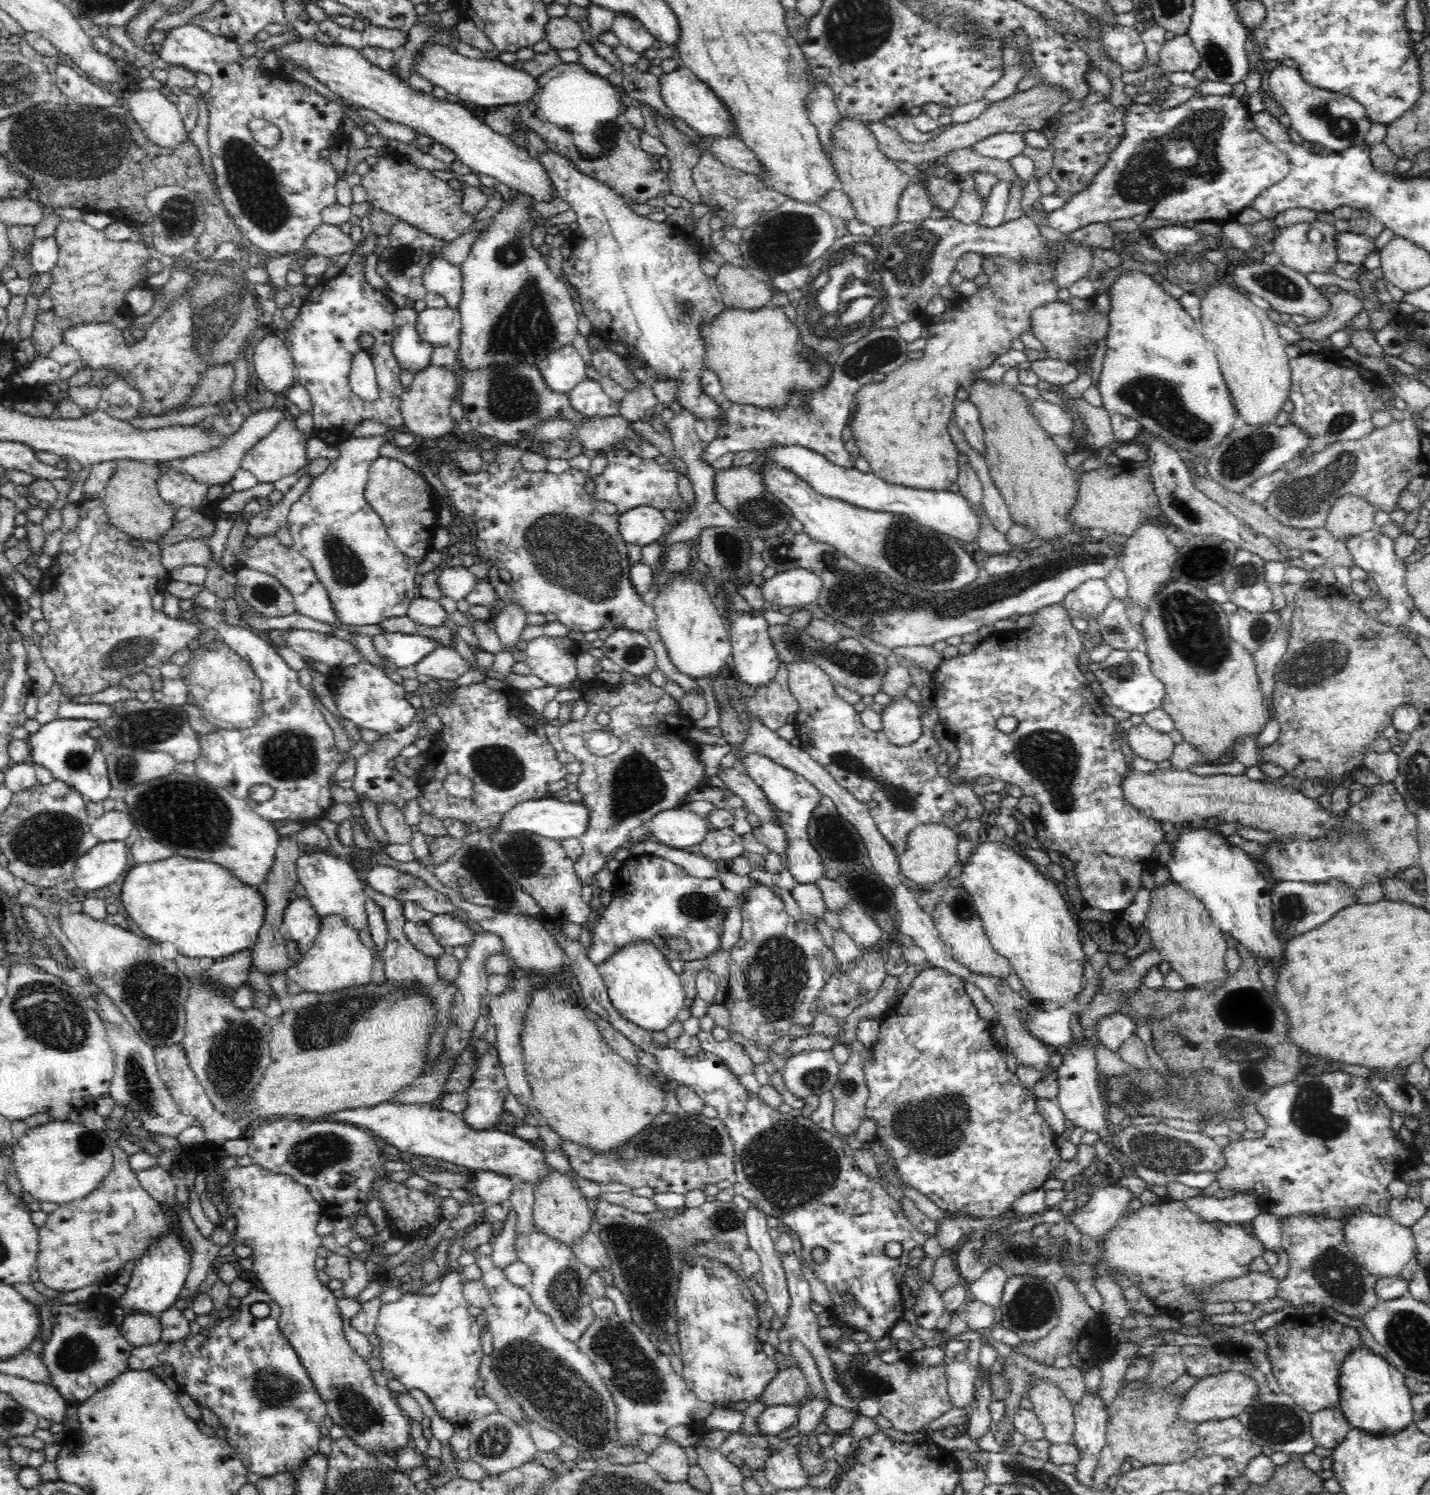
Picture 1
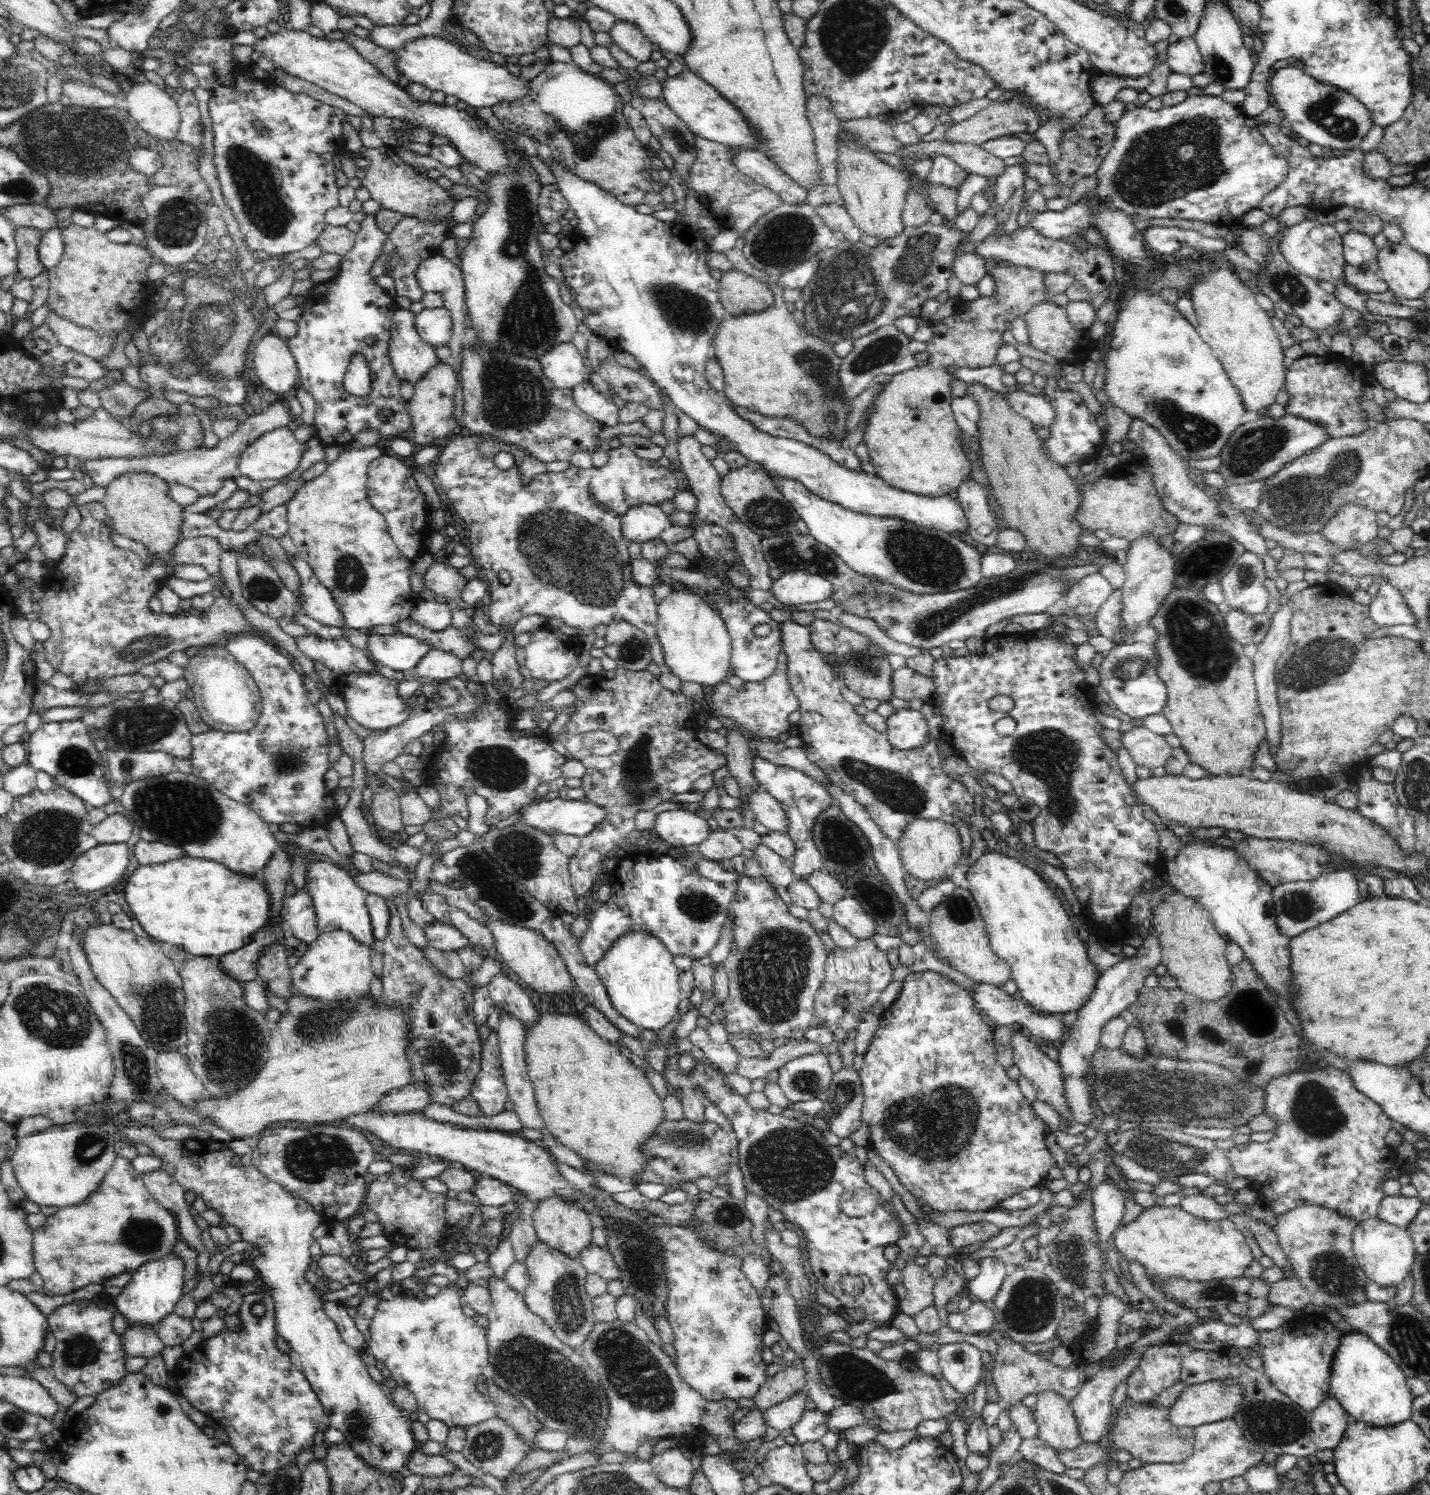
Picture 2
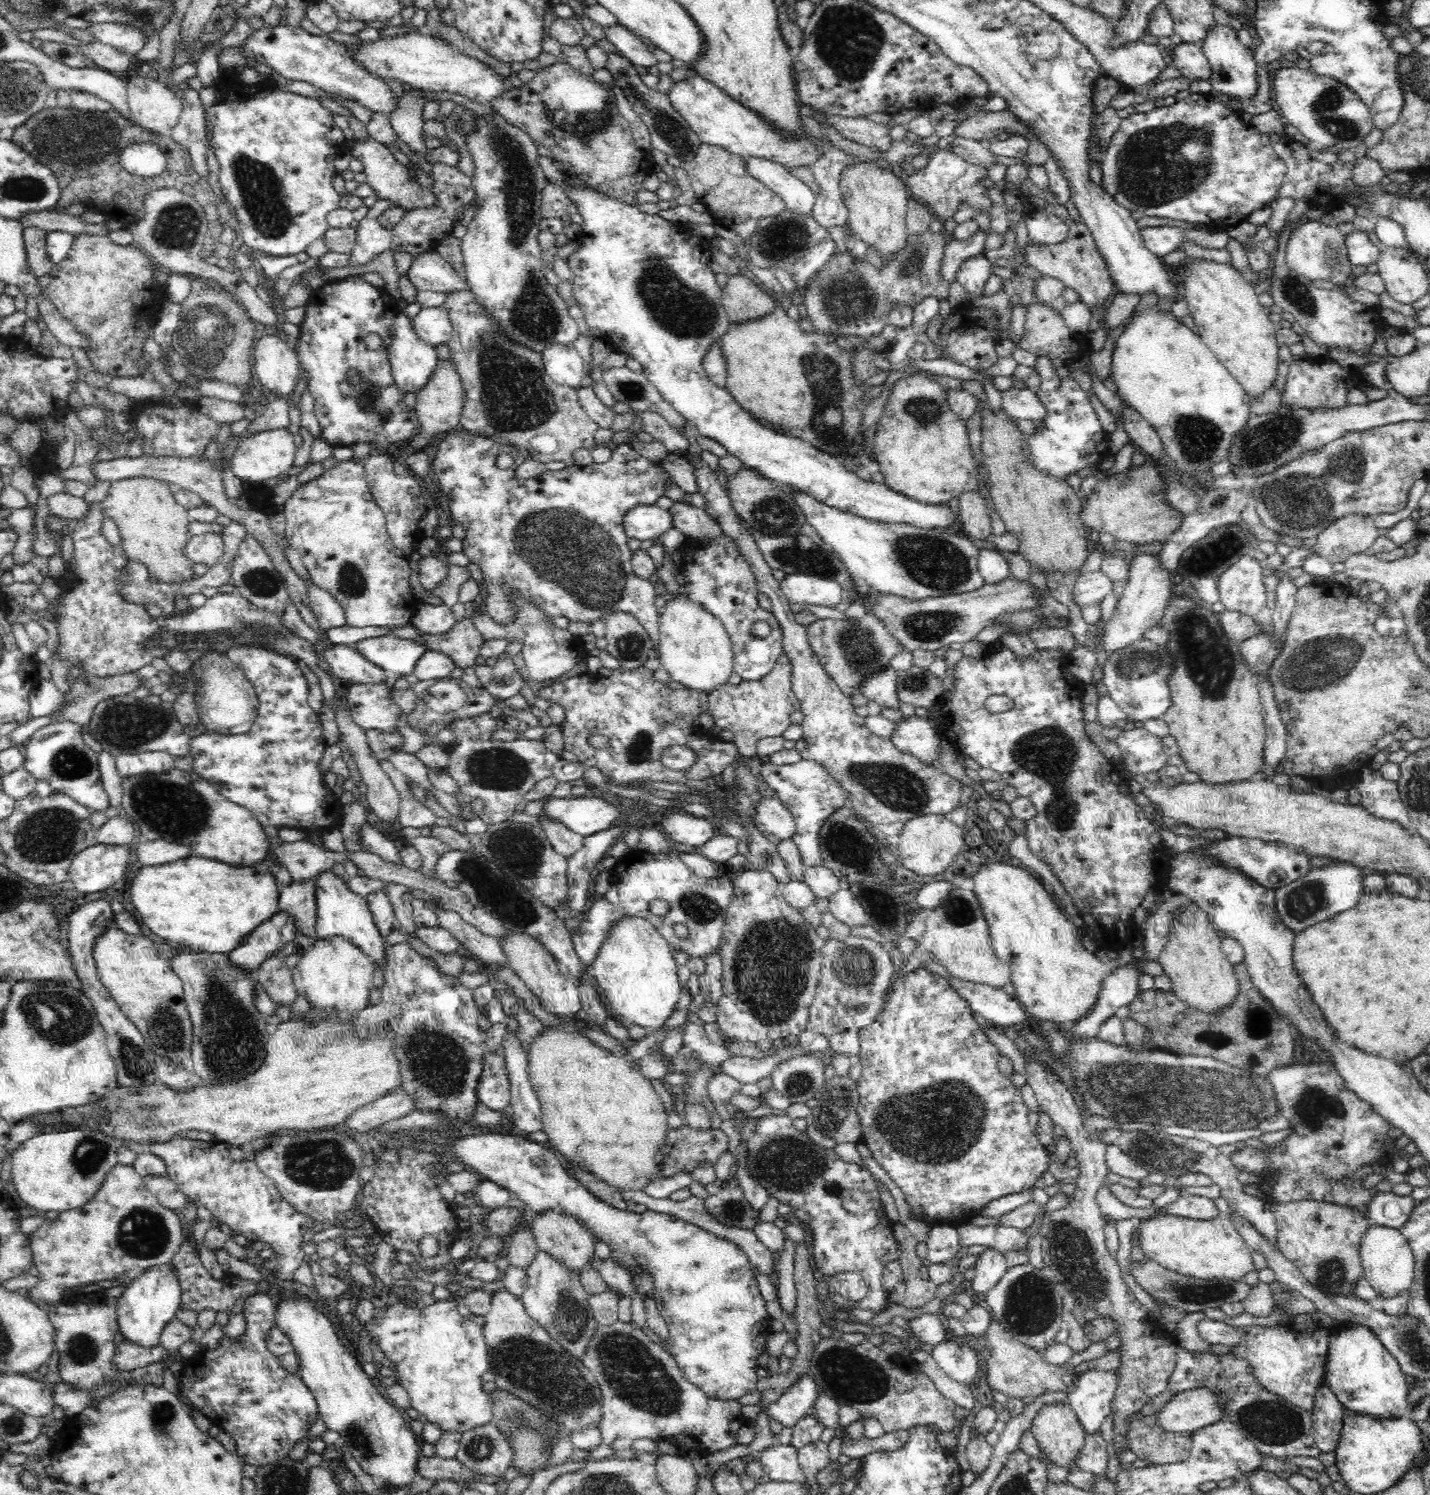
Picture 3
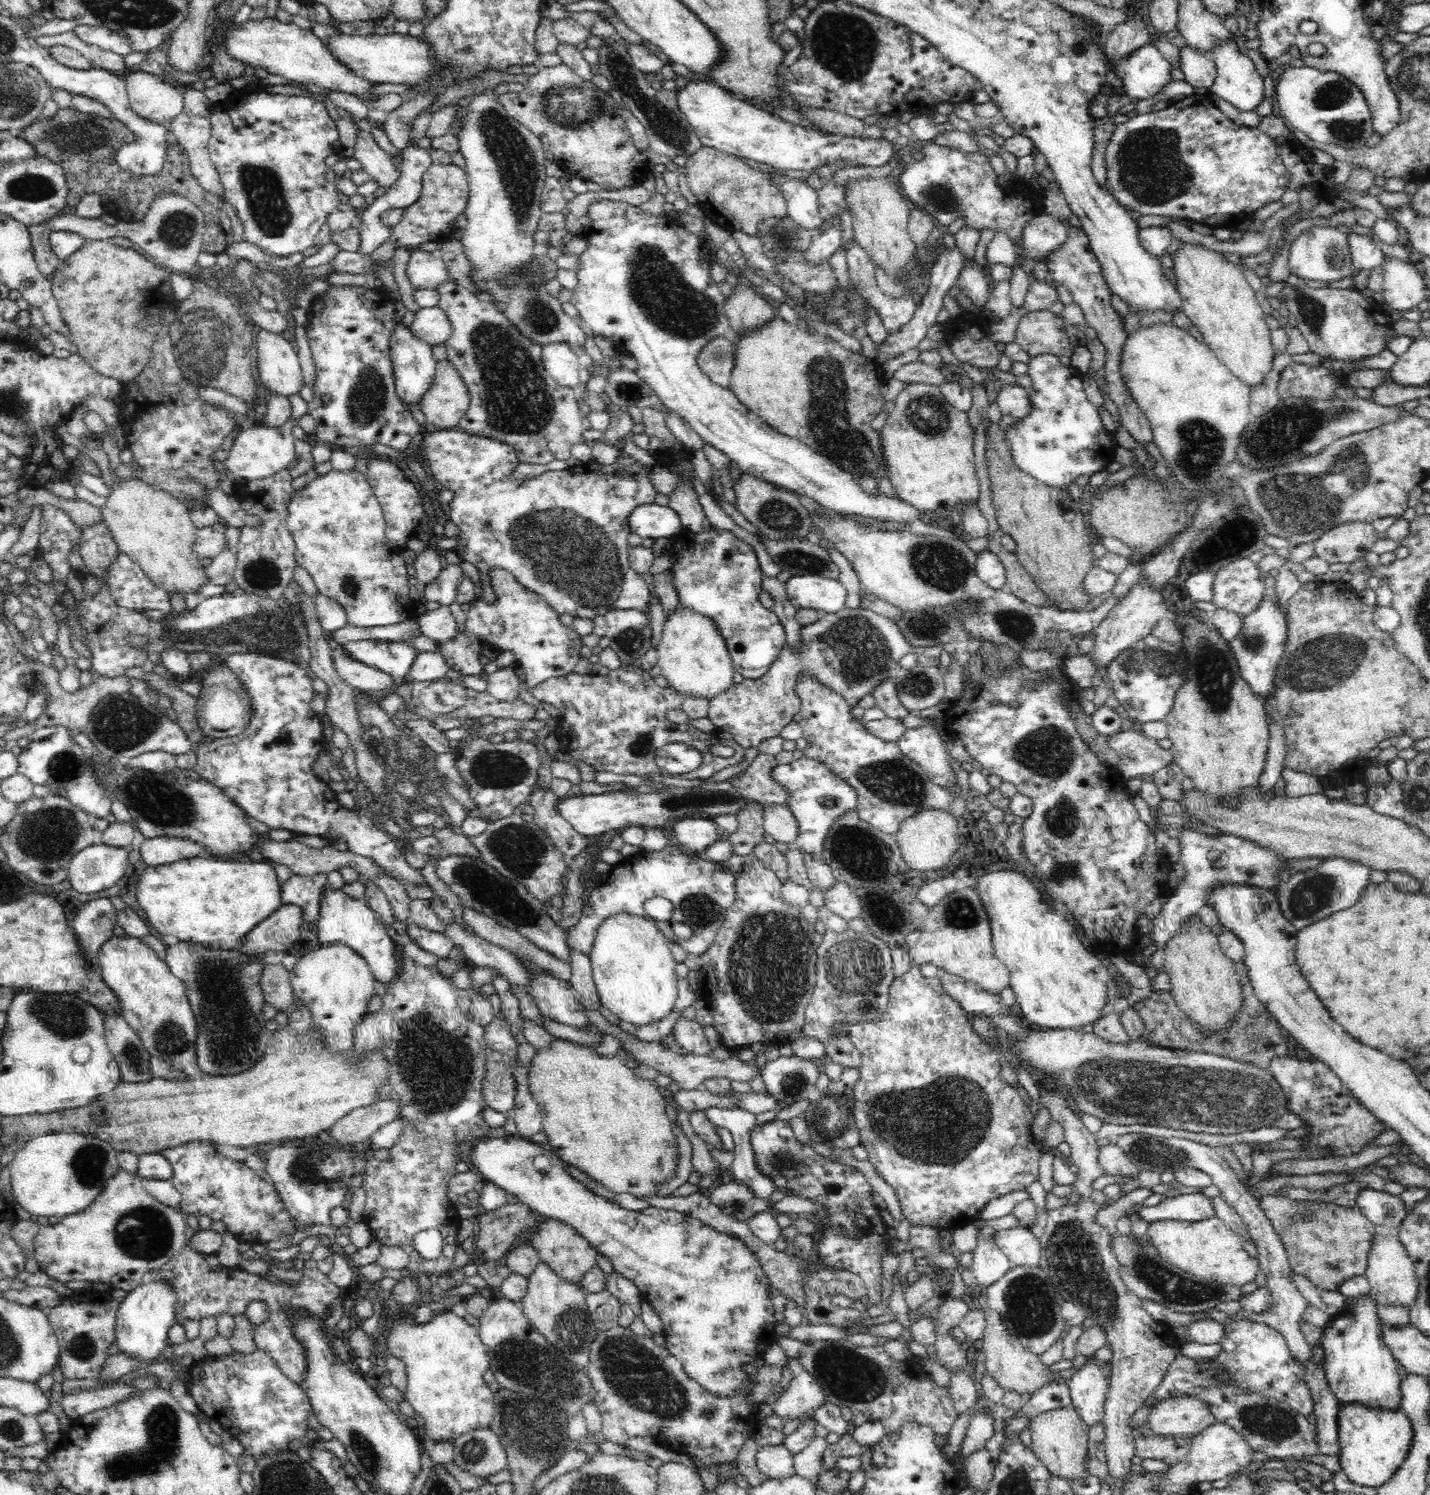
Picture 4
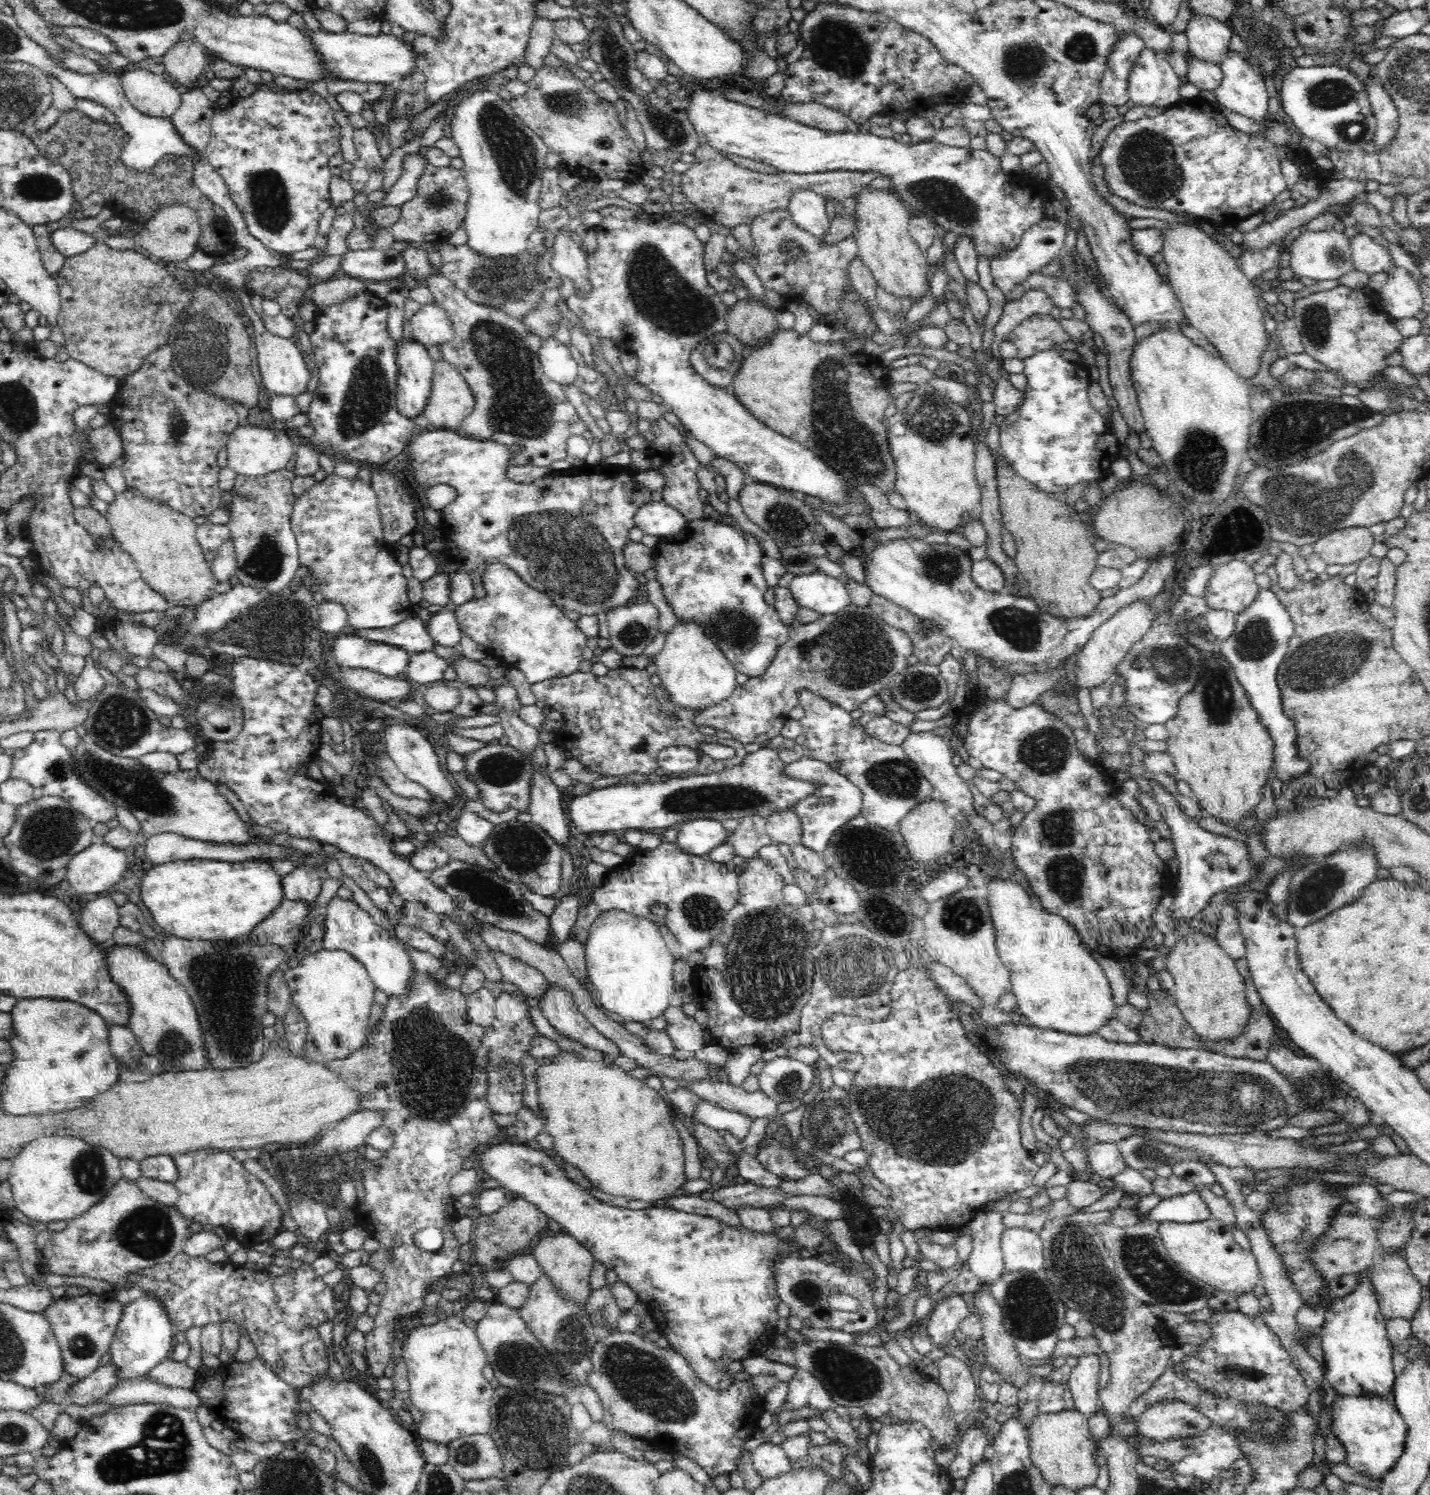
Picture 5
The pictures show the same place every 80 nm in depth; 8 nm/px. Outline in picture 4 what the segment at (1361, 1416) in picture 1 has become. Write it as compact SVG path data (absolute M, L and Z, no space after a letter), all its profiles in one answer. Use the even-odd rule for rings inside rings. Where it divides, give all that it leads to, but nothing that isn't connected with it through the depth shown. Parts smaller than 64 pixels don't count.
M1372 1296L1349 1298L1348 1306L1323 1328L1321 1343L1325 1354L1325 1377L1329 1389L1341 1403L1358 1402L1364 1406L1398 1411L1402 1376L1398 1372L1398 1361L1383 1340L1379 1320L1377 1302Z

